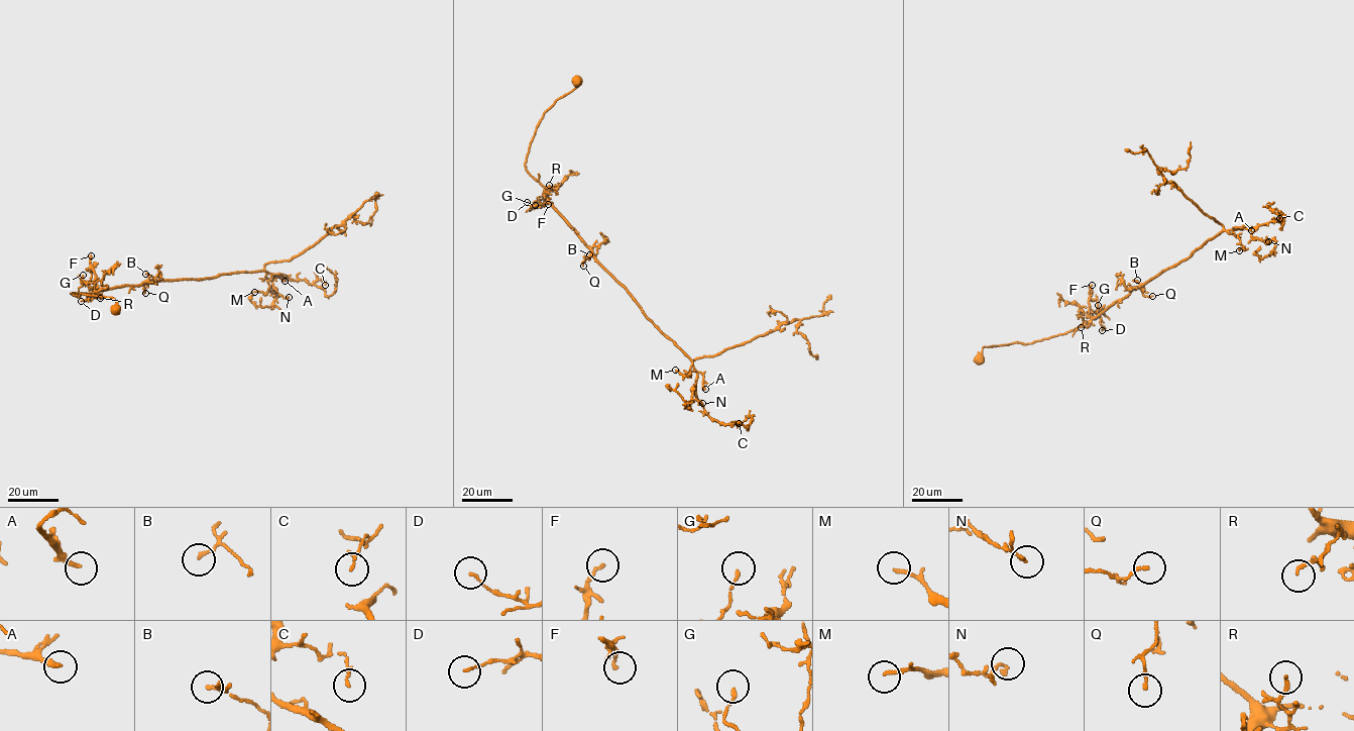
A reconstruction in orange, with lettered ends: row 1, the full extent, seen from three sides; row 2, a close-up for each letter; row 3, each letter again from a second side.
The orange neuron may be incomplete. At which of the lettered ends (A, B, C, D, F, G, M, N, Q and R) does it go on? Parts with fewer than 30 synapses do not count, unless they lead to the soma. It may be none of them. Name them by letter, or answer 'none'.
A

